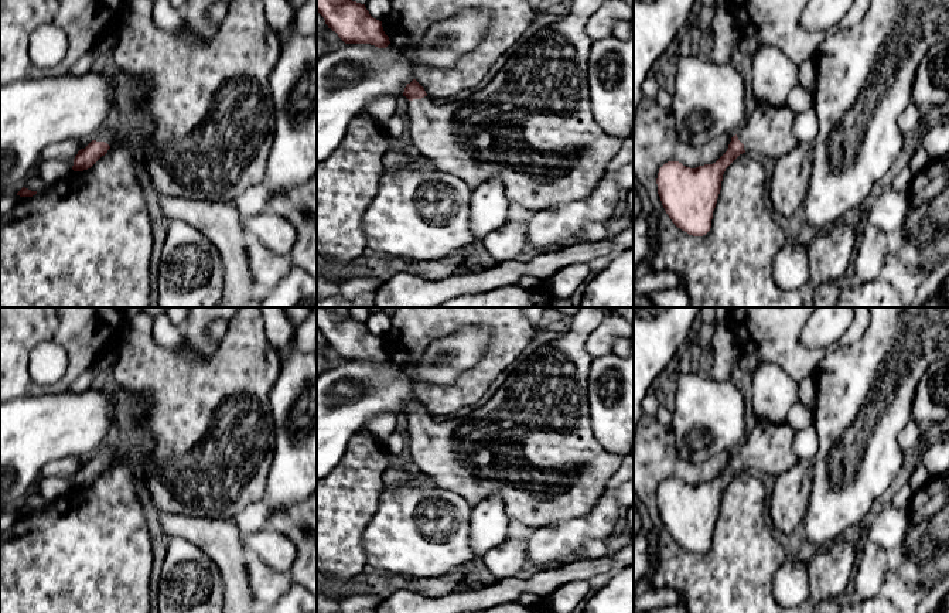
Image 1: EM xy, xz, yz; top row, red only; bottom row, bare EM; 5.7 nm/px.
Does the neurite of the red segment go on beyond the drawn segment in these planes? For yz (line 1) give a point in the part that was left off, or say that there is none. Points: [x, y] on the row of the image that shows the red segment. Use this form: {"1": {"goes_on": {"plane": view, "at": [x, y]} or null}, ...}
{"1": {"goes_on": {"plane": "yz", "at": [768, 132]}}}

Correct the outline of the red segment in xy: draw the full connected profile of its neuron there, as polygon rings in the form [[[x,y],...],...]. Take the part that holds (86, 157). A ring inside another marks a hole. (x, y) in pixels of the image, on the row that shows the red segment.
[[[109,126],[103,127],[85,149],[78,151],[74,159],[72,170],[83,171],[91,168],[102,156],[107,153],[117,139],[119,136],[113,133]]]

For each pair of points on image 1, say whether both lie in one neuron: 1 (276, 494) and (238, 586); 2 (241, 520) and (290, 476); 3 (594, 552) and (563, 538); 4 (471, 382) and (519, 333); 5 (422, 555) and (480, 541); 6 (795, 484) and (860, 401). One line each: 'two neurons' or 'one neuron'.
1: two neurons
2: one neuron
3: two neurons
4: one neuron
5: two neurons
6: two neurons

